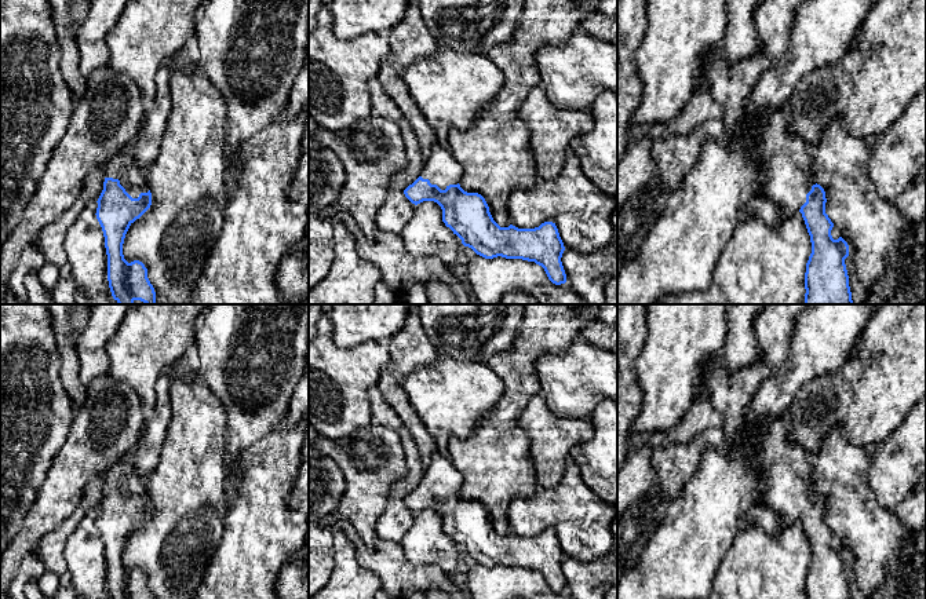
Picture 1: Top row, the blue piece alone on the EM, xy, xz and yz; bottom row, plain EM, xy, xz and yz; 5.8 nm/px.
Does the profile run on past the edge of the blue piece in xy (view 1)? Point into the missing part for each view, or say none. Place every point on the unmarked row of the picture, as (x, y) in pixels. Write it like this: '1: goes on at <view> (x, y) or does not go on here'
1: goes on at xy (123, 474)

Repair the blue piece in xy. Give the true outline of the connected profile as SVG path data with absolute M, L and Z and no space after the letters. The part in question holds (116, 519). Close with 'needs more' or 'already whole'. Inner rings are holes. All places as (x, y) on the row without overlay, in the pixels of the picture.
M132 452L103 475L103 498L96 509L95 523L105 545L110 599L154 599L145 573L139 569L128 571L123 563L130 534L152 514L147 478L136 472Z; needs more

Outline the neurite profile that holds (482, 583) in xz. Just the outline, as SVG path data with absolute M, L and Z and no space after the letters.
M502 565L467 569L467 589L470 599L573 599L568 591L553 592L535 570Z

